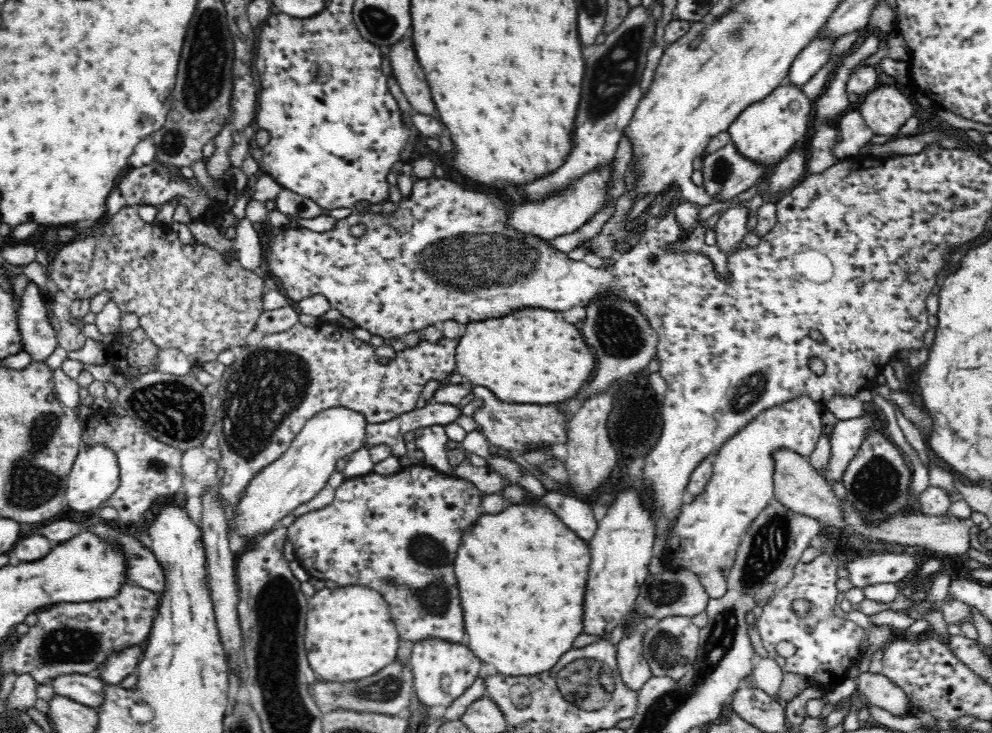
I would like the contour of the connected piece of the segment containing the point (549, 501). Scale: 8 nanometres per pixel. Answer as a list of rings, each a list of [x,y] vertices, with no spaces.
[[[550,491],[543,495],[541,501],[544,506],[552,508],[556,516],[560,516],[560,520],[566,522],[566,526],[572,528],[580,538],[590,540],[598,530],[598,521],[586,499]]]

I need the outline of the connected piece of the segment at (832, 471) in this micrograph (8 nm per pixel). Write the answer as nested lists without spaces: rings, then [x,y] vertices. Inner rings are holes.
[[[872,405],[859,418],[838,420],[830,432],[831,453],[827,472],[823,477],[830,483],[842,480],[848,462],[856,456],[863,442],[872,434],[882,432],[882,422]]]

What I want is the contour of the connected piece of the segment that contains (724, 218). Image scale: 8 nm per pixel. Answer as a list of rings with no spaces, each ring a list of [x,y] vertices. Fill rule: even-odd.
[[[738,205],[723,212],[717,221],[714,232],[718,248],[729,257],[740,250],[739,245],[748,233],[748,209]]]

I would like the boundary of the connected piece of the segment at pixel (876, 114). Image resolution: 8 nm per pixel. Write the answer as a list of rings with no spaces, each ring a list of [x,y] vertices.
[[[879,86],[864,96],[860,112],[873,134],[899,137],[899,130],[914,116],[916,105],[896,87]]]

